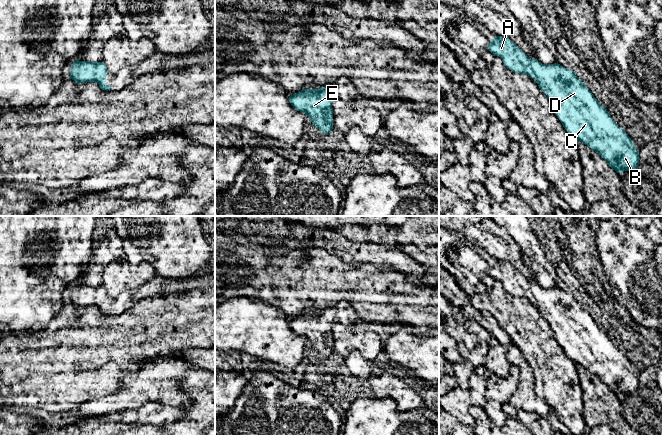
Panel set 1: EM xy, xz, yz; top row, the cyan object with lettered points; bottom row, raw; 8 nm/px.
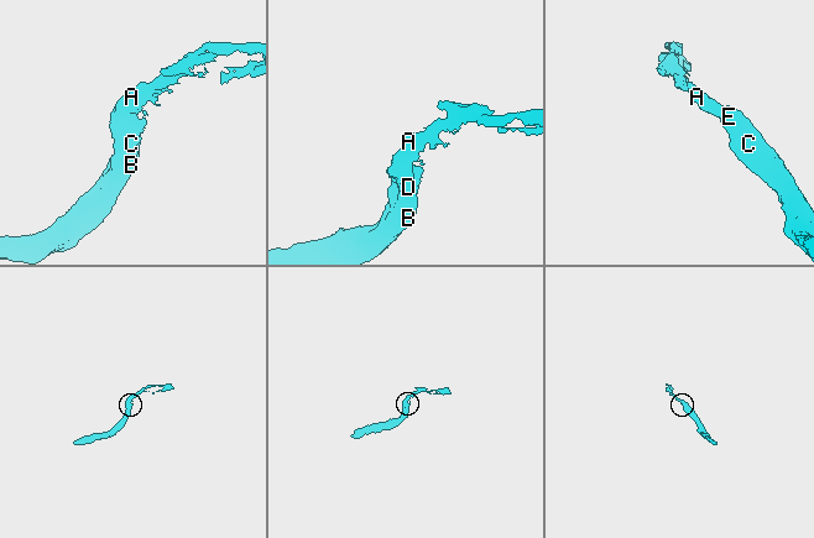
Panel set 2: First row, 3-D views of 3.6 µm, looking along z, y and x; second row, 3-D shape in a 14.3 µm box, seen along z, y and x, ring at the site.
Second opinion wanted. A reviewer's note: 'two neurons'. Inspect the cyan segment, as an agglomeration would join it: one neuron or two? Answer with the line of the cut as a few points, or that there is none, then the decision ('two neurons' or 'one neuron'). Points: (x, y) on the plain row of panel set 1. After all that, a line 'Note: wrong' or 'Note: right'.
cut none; one neuron
Note: wrong

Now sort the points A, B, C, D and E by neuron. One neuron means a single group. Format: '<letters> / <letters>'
A B C D E

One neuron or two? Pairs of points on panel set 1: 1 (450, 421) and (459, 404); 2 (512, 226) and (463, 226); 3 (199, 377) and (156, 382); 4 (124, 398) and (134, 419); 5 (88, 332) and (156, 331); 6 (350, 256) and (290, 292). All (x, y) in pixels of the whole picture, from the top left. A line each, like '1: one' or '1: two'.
1: two
2: two
3: two
4: two
5: one
6: two

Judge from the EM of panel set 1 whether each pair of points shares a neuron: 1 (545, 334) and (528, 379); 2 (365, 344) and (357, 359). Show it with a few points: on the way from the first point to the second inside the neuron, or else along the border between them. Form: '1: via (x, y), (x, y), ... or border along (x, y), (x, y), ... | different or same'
1: border along (520, 349), (521, 355), (531, 368), (533, 388) | different
2: border along (343, 357), (357, 350), (364, 357), (374, 361) | different

